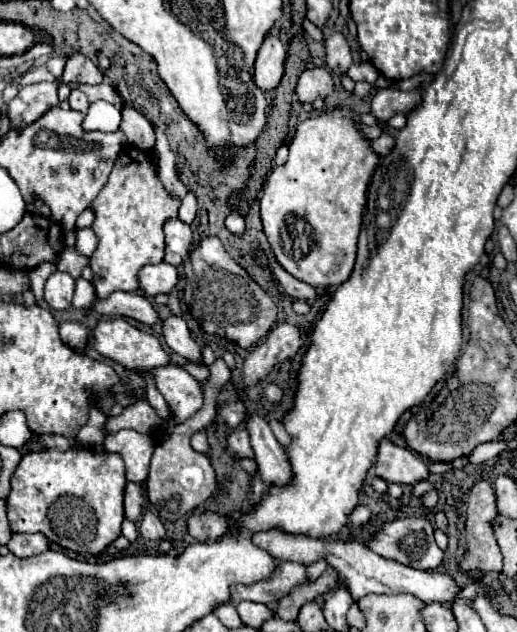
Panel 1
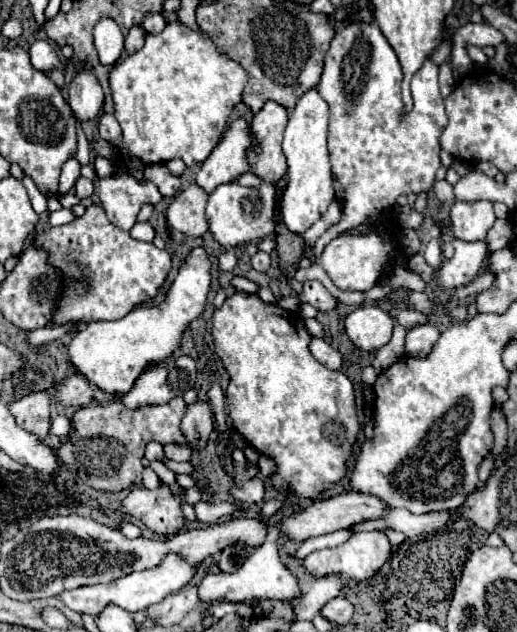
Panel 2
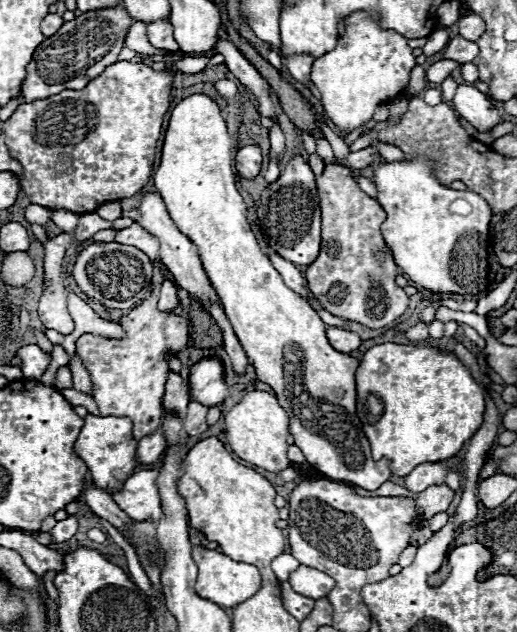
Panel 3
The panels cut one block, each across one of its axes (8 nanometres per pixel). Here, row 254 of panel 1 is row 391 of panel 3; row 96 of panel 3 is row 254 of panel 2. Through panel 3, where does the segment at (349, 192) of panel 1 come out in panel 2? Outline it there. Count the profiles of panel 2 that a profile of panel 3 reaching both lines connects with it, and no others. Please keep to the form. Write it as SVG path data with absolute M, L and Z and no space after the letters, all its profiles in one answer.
M192 248L160 304L136 306L124 318L114 322L90 322L80 326L68 346L70 362L100 390L110 394L126 394L148 366L160 364L174 354L180 346L184 330L192 320L200 318L206 308L210 282L210 256L206 248Z

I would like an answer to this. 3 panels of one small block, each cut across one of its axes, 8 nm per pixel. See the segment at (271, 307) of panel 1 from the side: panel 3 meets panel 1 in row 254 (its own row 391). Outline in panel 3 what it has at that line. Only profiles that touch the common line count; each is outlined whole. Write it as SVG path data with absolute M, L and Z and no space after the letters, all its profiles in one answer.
M200 360L190 368L190 396L206 408L218 406L228 398L228 386L224 382L224 364L220 360Z

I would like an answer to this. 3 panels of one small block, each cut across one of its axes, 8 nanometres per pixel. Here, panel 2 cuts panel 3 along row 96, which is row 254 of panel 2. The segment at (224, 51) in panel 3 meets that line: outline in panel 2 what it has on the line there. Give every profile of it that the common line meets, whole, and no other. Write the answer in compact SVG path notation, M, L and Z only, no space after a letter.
M256 252L256 256L252 256L252 268L258 272L266 272L270 268L270 254Z

